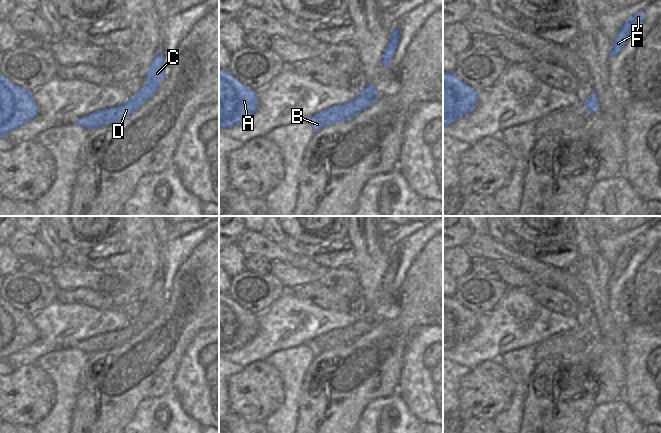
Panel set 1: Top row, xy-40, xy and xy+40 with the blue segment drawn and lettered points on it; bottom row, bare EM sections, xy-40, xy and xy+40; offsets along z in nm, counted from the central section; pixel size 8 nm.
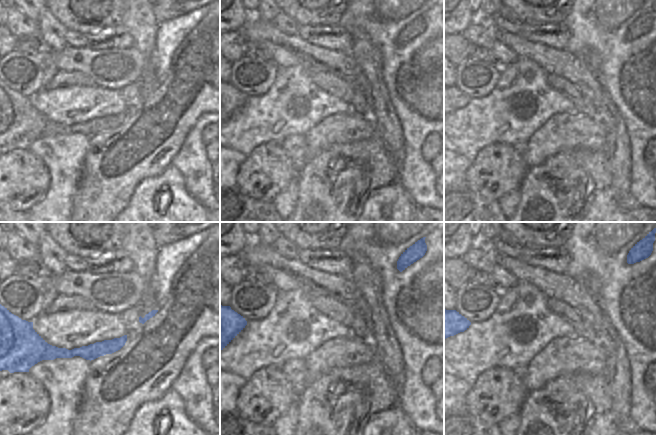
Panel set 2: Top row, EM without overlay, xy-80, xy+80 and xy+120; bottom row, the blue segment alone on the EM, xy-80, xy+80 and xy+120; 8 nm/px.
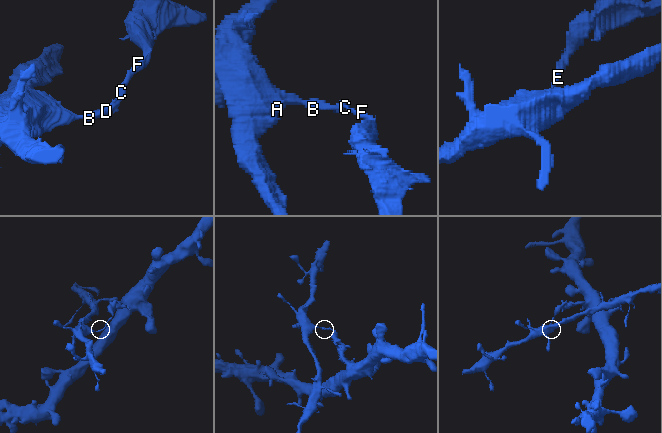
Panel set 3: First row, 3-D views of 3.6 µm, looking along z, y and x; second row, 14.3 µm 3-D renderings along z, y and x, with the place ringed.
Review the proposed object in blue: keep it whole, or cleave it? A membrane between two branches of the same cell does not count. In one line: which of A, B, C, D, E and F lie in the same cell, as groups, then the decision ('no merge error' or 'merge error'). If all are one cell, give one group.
A B C D / E F | merge error

